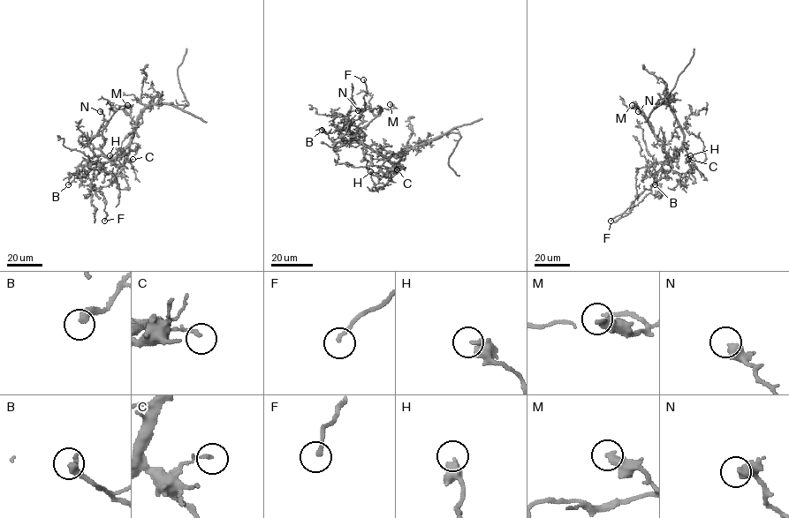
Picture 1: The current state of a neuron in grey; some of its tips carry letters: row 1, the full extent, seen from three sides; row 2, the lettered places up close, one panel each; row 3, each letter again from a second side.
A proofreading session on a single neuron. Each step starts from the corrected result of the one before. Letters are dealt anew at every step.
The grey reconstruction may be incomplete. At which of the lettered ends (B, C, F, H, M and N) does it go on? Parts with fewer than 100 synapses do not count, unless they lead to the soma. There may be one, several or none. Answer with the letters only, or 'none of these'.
none of these

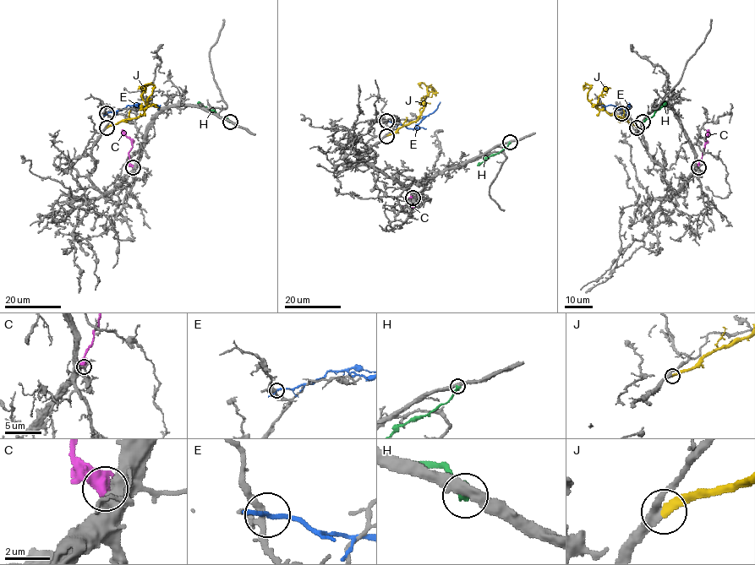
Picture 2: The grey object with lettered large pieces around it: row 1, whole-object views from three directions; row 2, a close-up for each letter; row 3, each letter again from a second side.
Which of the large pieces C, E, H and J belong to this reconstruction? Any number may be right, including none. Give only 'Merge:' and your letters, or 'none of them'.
Merge: J

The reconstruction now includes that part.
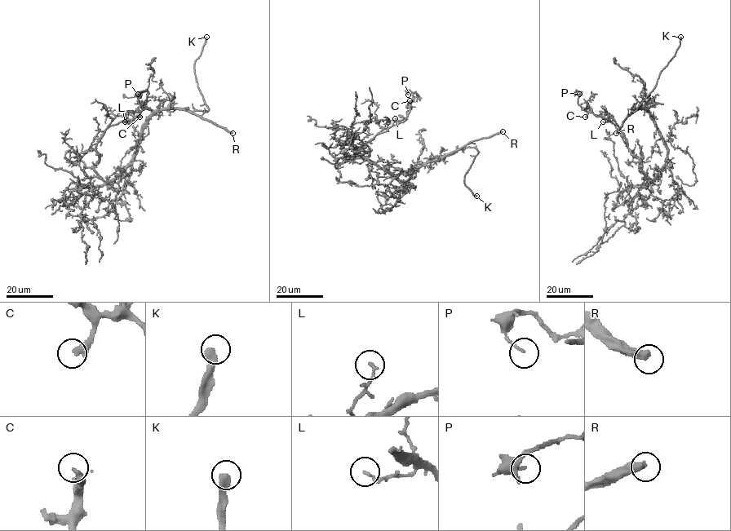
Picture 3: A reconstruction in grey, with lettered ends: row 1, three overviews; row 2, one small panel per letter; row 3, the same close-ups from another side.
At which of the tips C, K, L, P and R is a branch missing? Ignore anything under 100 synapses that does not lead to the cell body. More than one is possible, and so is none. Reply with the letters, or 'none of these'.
K, R

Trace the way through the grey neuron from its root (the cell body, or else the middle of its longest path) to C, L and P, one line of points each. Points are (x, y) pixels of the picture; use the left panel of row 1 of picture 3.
C: (133, 160), (106, 181), (95, 169), (101, 134), (140, 112), (139, 117)
L: (133, 160), (114, 178), (106, 181), (95, 169), (99, 159), (97, 139), (110, 126), (125, 121)
P: (133, 160), (106, 181), (95, 169), (97, 139), (110, 126), (139, 116), (148, 91), (138, 94)

